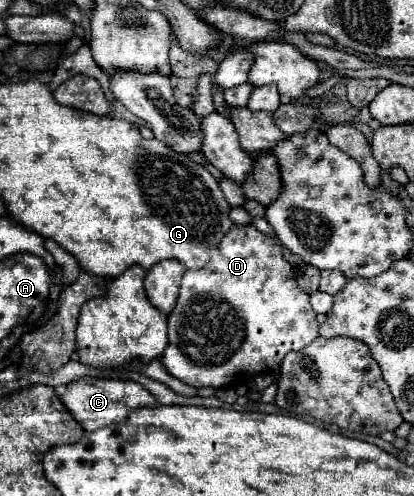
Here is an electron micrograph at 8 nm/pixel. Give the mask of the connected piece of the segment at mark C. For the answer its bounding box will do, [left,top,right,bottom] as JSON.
[60,376,156,432]

